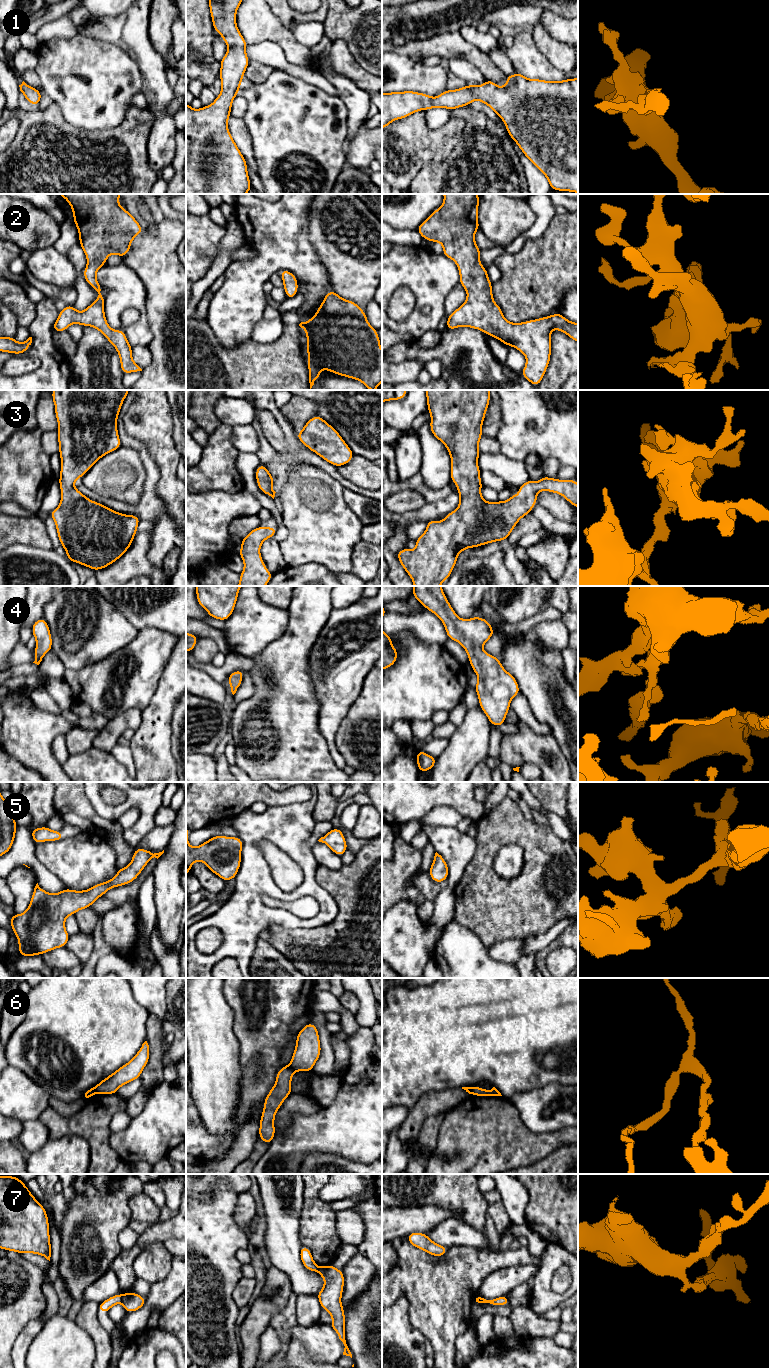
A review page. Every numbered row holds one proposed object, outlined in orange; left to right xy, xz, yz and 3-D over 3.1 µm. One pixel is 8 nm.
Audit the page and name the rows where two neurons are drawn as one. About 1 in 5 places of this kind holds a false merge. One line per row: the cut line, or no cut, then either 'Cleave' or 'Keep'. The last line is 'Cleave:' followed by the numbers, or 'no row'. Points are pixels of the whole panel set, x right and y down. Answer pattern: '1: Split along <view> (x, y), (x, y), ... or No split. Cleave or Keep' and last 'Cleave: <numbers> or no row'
1: No split. Keep
2: No split. Keep
3: No split. Keep
4: No split. Keep
5: No split. Keep
6: Split along xz (288, 1065), (294, 1071). Cleave
7: Split along xy (122, 1294), (120, 1302). Cleave
Cleave: 6, 7

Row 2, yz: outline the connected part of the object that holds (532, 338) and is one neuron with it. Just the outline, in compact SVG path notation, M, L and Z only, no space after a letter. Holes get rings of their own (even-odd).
M443 194L444 202L422 222L416 231L430 242L440 242L443 255L452 259L459 269L459 284L466 292L464 304L447 316L447 330L456 327L470 327L490 335L506 346L513 346L526 357L526 365L521 374L537 387L542 381L551 357L551 333L554 328L568 335L578 343L578 323L566 319L559 312L535 320L511 323L506 320L501 308L493 300L492 281L488 279L488 271L480 263L481 249L475 243L475 232L480 229L478 222L478 194Z

